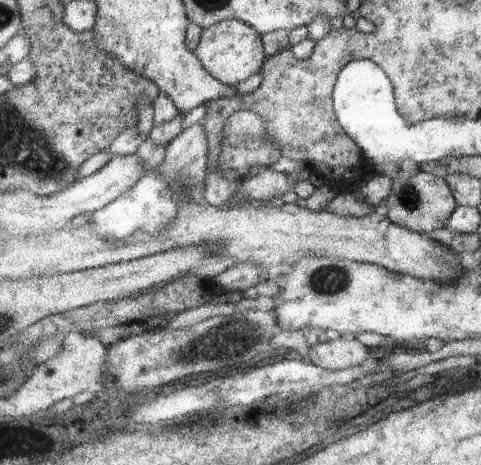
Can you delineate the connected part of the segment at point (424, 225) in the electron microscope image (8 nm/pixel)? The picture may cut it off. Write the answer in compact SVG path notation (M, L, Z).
M423 170L409 178L397 178L393 182L393 192L386 200L389 212L387 216L399 226L409 228L413 232L430 235L433 230L449 226L451 217L459 206L450 184L444 177L435 176Z

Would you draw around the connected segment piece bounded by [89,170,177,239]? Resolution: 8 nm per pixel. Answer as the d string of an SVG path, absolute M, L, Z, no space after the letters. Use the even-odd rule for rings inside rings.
M151 170L125 195L96 210L90 216L89 222L94 224L103 239L126 239L133 236L135 230L159 232L177 216L177 204L170 199L169 188L170 186L167 186L165 180L161 178L161 174Z

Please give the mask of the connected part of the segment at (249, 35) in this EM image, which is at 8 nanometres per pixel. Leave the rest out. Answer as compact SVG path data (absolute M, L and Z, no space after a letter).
M236 19L223 20L219 24L205 28L195 54L207 72L230 86L237 86L262 72L268 58L263 48L262 35L249 24Z

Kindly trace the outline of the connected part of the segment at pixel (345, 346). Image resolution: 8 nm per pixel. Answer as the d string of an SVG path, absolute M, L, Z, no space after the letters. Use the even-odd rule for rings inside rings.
M340 336L335 340L319 342L309 350L311 350L309 356L313 364L323 368L334 368L334 370L357 367L371 361L369 348L357 338L350 336Z

